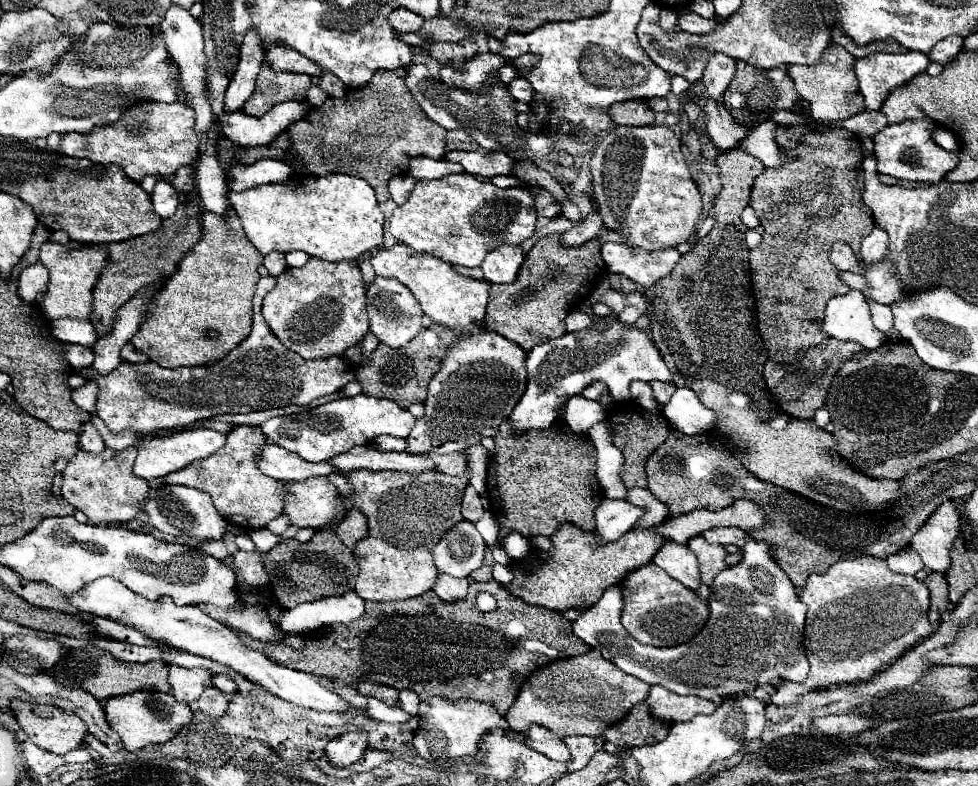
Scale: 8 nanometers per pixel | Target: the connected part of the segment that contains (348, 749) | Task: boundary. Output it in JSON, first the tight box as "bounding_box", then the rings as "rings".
{"bounding_box":[326,730,368,766],"rings":[[[364,730],[344,732],[326,746],[326,756],[332,766],[350,766],[368,750],[368,734]]]}

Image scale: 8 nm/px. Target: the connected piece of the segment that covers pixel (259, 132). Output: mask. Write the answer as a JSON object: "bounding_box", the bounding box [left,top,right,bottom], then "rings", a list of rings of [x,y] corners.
{"bounding_box":[222,102,286,146],"rings":[[[286,102],[274,106],[266,112],[260,120],[244,114],[234,112],[232,116],[224,116],[222,134],[230,138],[238,146],[260,146],[274,140],[280,132],[286,130]]]}

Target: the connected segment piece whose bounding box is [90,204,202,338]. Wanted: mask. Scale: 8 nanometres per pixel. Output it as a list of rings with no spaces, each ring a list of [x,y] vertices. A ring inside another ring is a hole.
[[[180,204],[176,214],[172,218],[162,220],[162,226],[156,232],[144,234],[138,238],[130,238],[124,242],[112,242],[106,246],[108,260],[94,286],[92,314],[90,314],[90,322],[96,326],[100,338],[110,332],[116,308],[120,308],[126,300],[130,300],[140,290],[140,286],[146,286],[166,274],[170,276],[172,272],[176,272],[178,262],[196,244],[196,240],[200,238],[200,232],[202,232],[200,216],[188,220],[188,216],[184,216],[184,204]]]

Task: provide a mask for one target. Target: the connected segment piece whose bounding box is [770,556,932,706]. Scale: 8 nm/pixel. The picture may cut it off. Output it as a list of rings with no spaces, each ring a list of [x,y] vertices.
[[[860,556],[854,560],[840,560],[826,574],[812,574],[806,580],[806,586],[800,590],[800,600],[808,606],[806,614],[806,656],[810,662],[810,674],[804,682],[782,680],[770,700],[778,706],[794,704],[798,696],[828,688],[832,684],[850,684],[858,680],[868,680],[884,666],[894,662],[900,654],[912,648],[920,638],[932,632],[928,620],[928,586],[914,576],[896,574],[888,568],[886,560],[874,556]]]

